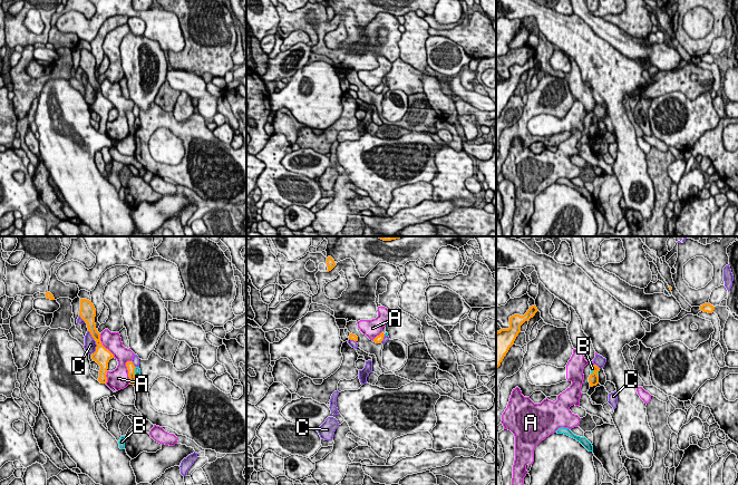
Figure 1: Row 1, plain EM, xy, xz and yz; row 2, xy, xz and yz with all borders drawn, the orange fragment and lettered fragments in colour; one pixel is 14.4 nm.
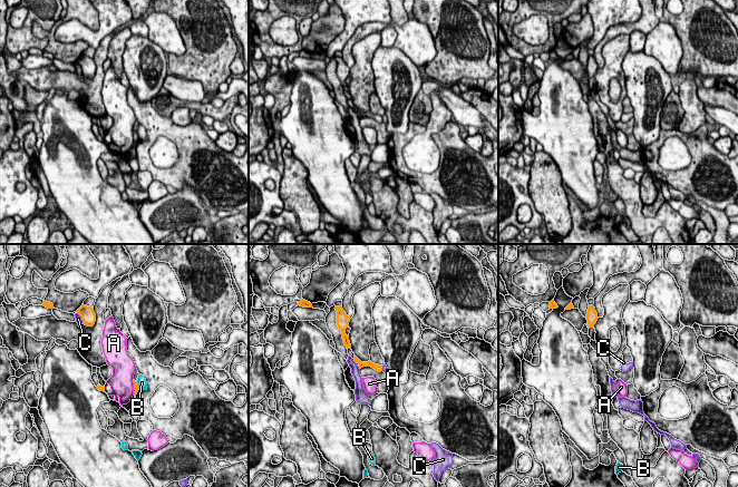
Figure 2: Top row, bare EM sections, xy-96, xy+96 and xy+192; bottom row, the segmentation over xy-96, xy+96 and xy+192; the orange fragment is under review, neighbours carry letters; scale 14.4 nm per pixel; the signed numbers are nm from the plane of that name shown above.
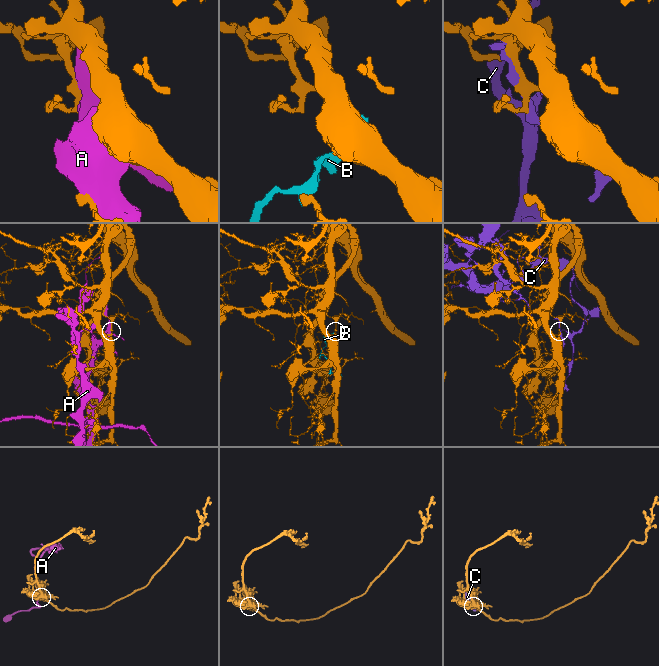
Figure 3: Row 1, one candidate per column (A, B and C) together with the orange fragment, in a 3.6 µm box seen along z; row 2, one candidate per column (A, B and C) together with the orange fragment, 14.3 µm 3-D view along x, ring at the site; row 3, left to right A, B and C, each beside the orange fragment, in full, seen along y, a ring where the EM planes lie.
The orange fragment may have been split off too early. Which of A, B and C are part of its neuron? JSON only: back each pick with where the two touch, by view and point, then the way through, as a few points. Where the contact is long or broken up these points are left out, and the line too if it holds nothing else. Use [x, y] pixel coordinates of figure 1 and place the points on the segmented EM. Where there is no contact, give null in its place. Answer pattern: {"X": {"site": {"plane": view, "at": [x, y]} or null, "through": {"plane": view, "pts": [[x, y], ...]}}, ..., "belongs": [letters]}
{"belongs": []}

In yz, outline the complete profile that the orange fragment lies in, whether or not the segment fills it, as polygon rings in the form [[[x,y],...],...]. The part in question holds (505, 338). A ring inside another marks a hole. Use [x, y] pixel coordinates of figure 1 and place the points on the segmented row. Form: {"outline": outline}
{"outline": [[[532,305],[524,316],[514,314],[509,317],[509,328],[501,329],[496,332],[496,369],[501,366],[509,348],[514,345],[516,337],[521,332],[521,326],[525,321],[530,321],[537,311],[536,305]]]}

